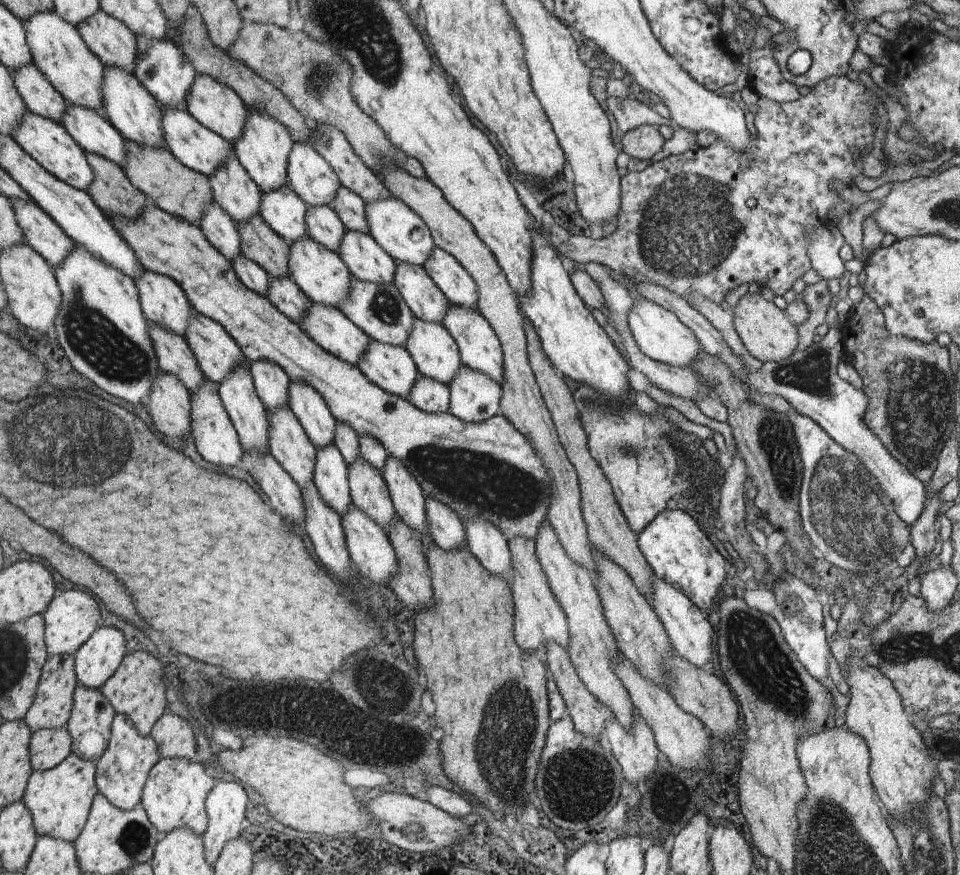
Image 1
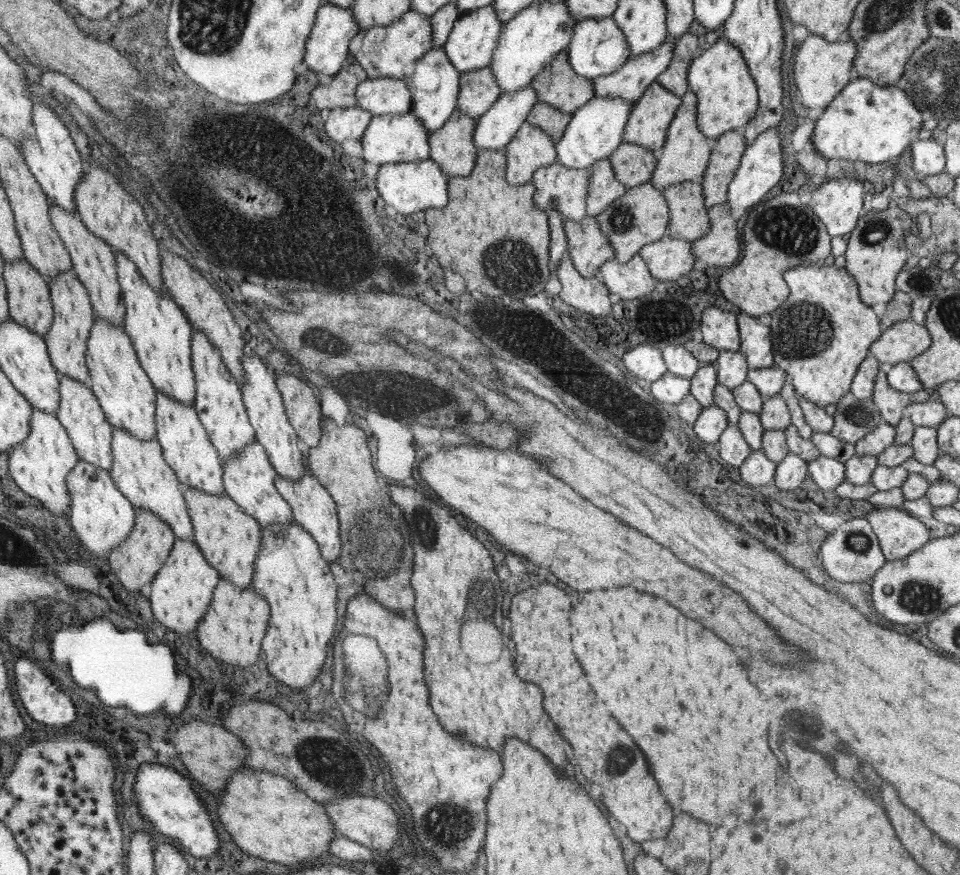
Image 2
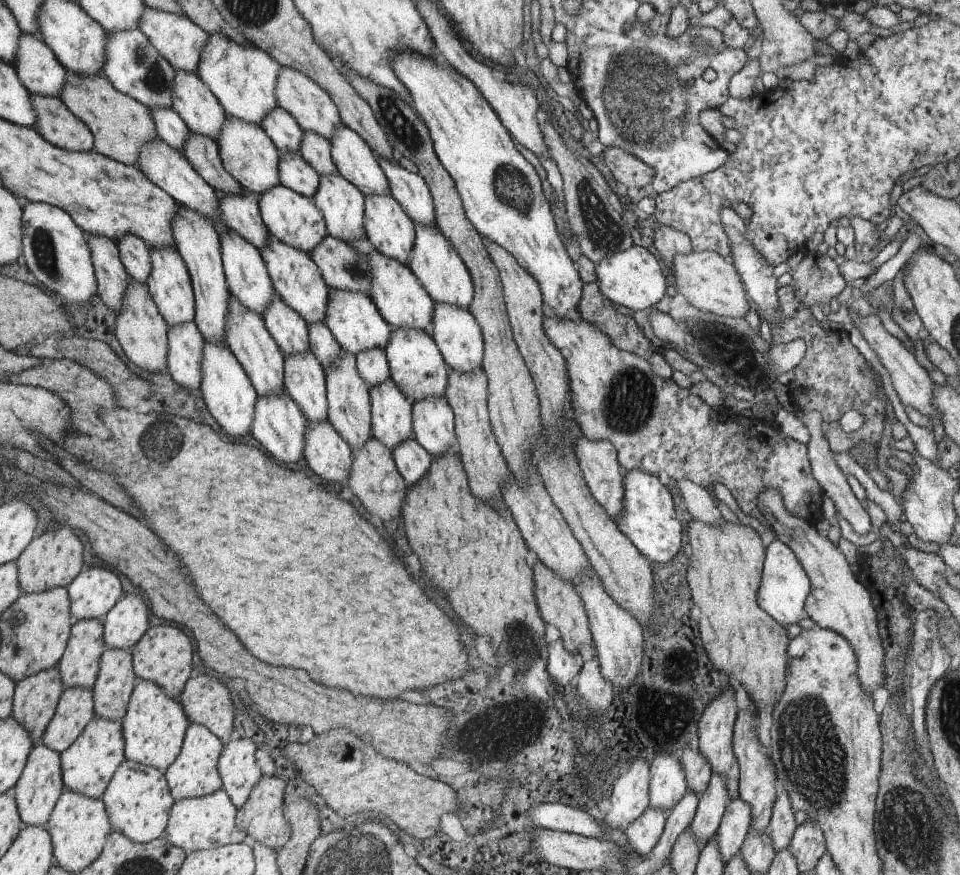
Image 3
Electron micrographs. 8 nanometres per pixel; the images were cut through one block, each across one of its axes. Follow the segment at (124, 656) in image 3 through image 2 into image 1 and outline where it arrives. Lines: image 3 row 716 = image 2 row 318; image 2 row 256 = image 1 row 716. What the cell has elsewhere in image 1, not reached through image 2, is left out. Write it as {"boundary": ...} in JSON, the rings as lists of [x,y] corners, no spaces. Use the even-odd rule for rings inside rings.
{"boundary":[[[79,683],[73,694],[73,710],[66,725],[73,739],[72,752],[80,758],[97,761],[108,748],[113,718],[117,713],[101,689],[88,688]]]}

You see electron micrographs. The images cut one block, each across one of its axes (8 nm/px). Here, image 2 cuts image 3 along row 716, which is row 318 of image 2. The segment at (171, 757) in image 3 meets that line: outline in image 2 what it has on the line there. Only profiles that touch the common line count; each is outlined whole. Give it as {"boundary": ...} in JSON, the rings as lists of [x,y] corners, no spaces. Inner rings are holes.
{"boundary":[[[113,251],[118,262],[118,281],[127,309],[122,327],[133,341],[137,357],[153,385],[186,406],[196,406],[197,383],[192,367],[192,324],[168,292],[158,292],[123,252]]]}

